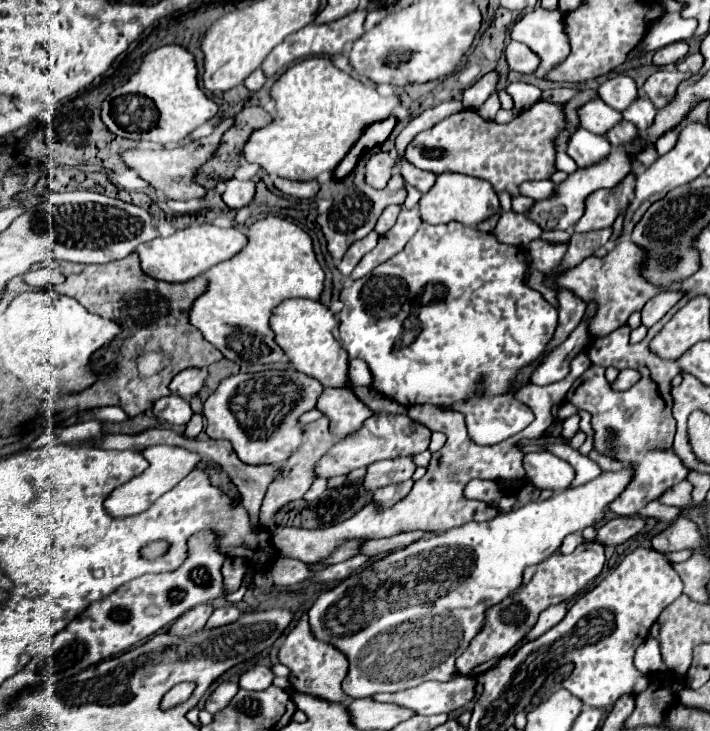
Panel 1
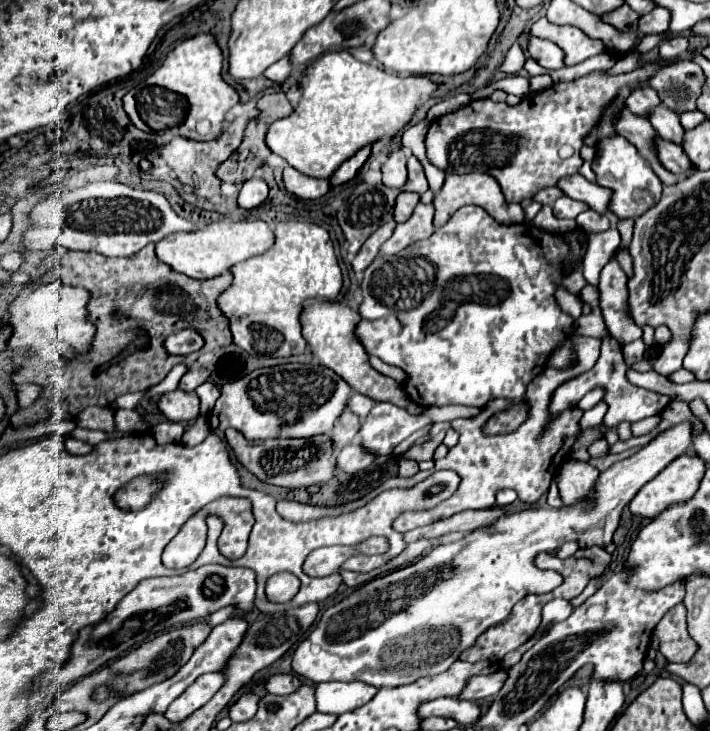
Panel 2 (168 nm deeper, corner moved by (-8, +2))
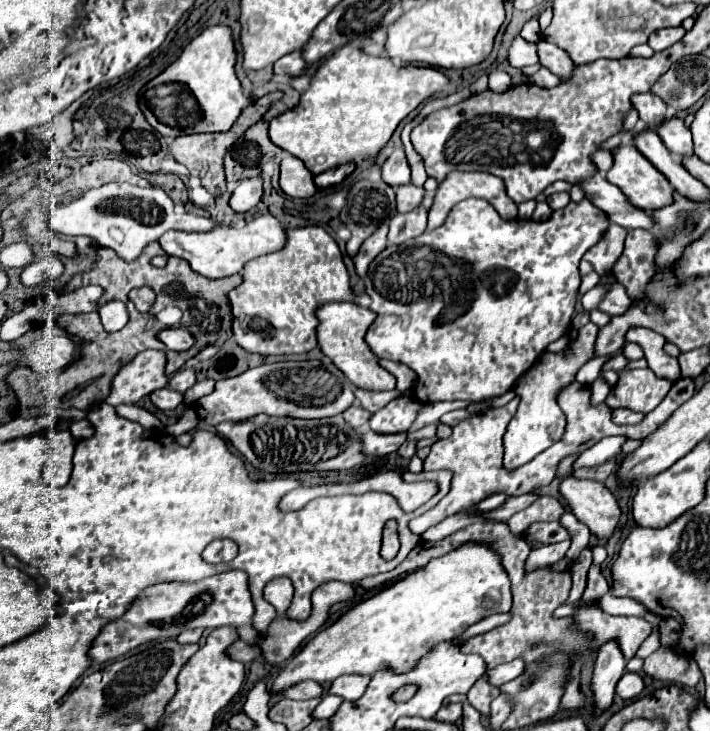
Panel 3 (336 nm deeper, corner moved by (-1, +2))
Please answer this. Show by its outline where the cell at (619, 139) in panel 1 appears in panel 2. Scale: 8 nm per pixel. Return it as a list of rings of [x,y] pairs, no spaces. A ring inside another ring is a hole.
[[[654,138],[654,150],[658,152],[660,164],[666,170],[670,170],[672,174],[688,176],[688,174],[694,172],[680,144],[674,144],[674,142],[668,142],[668,140],[662,140],[662,138]]]

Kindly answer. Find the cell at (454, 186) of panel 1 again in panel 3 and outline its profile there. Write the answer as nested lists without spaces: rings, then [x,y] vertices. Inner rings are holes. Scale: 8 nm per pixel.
[[[453,172],[437,188],[435,202],[429,210],[429,228],[439,228],[451,208],[465,198],[483,198],[491,202],[503,218],[517,216],[517,206],[507,196],[501,178],[489,172]]]

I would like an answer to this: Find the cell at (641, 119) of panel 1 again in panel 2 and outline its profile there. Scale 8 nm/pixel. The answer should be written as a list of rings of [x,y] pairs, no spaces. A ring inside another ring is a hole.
[[[656,106],[652,110],[648,110],[648,120],[650,124],[654,126],[656,134],[664,140],[670,140],[670,142],[676,142],[680,144],[682,142],[682,126],[678,122],[678,114],[668,110],[666,106]]]

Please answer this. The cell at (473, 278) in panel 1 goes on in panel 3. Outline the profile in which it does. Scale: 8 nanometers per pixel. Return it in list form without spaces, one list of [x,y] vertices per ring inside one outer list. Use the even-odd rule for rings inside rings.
[[[583,198],[581,202],[571,200],[565,208],[553,210],[551,218],[547,218],[543,222],[523,220],[523,218],[505,220],[497,214],[497,210],[487,200],[463,200],[449,212],[443,226],[439,226],[435,230],[427,230],[425,234],[405,242],[397,250],[385,248],[371,262],[365,282],[367,282],[367,294],[372,300],[370,308],[377,313],[377,320],[369,328],[369,334],[365,340],[379,358],[403,362],[417,372],[417,384],[413,390],[413,398],[419,402],[431,404],[431,402],[439,402],[439,400],[483,400],[489,396],[503,396],[507,390],[513,388],[517,378],[533,366],[533,362],[545,352],[545,348],[569,330],[571,316],[575,310],[577,288],[581,284],[579,260],[593,244],[597,244],[597,240],[603,236],[603,232],[607,228],[609,228],[607,214],[603,210],[599,210],[595,204],[591,204],[589,198]]]

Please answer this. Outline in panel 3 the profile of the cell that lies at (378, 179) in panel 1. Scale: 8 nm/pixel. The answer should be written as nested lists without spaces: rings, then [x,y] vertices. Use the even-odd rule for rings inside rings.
[[[397,148],[383,164],[383,180],[391,186],[401,186],[411,182],[411,166],[405,158],[403,148]]]

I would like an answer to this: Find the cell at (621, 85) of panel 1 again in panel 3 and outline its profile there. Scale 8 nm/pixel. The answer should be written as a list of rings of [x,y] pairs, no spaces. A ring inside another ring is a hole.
[[[651,92],[635,94],[633,96],[633,106],[639,112],[639,118],[643,122],[647,122],[647,124],[661,124],[665,120],[667,104],[661,98],[657,98],[655,94],[651,94]]]

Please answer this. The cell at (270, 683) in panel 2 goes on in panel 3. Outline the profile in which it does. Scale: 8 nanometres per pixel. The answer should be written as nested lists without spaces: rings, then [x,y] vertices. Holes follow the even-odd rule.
[[[301,682],[297,686],[293,686],[293,690],[285,692],[285,698],[293,698],[293,700],[309,700],[309,698],[319,698],[323,694],[323,686],[317,682]]]

